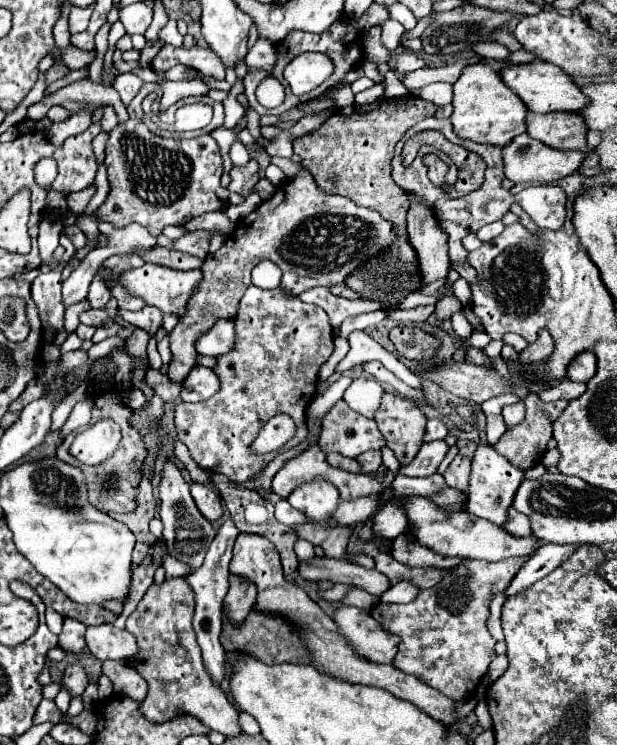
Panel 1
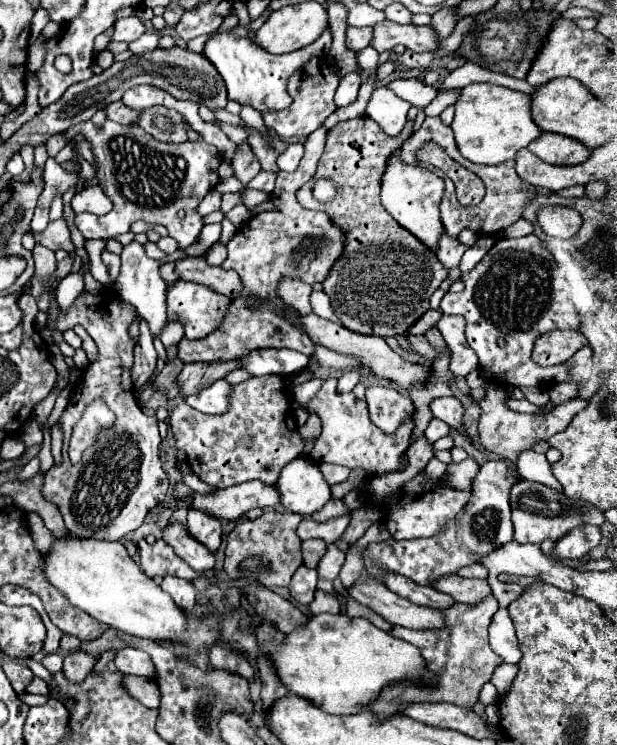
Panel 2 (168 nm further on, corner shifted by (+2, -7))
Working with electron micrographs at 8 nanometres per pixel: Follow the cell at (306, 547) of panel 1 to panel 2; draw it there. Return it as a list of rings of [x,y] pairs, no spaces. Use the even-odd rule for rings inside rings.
[[[300,565],[292,577],[290,583],[290,597],[294,599],[294,603],[298,605],[310,605],[310,601],[314,599],[314,591],[316,591],[316,581],[318,581],[318,573],[316,569],[308,569],[306,565]]]

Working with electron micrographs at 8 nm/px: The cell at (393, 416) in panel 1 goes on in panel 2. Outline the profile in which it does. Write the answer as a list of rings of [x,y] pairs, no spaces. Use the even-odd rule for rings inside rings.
[[[370,385],[366,389],[366,401],[372,423],[384,433],[394,433],[402,421],[414,413],[410,397],[386,385]]]

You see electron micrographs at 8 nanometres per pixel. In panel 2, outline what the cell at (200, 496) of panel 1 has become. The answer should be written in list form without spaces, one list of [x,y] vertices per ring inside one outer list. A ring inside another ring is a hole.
[[[188,511],[188,533],[200,541],[208,551],[216,553],[220,547],[220,535],[222,535],[222,525],[210,515],[204,515],[202,511]]]

